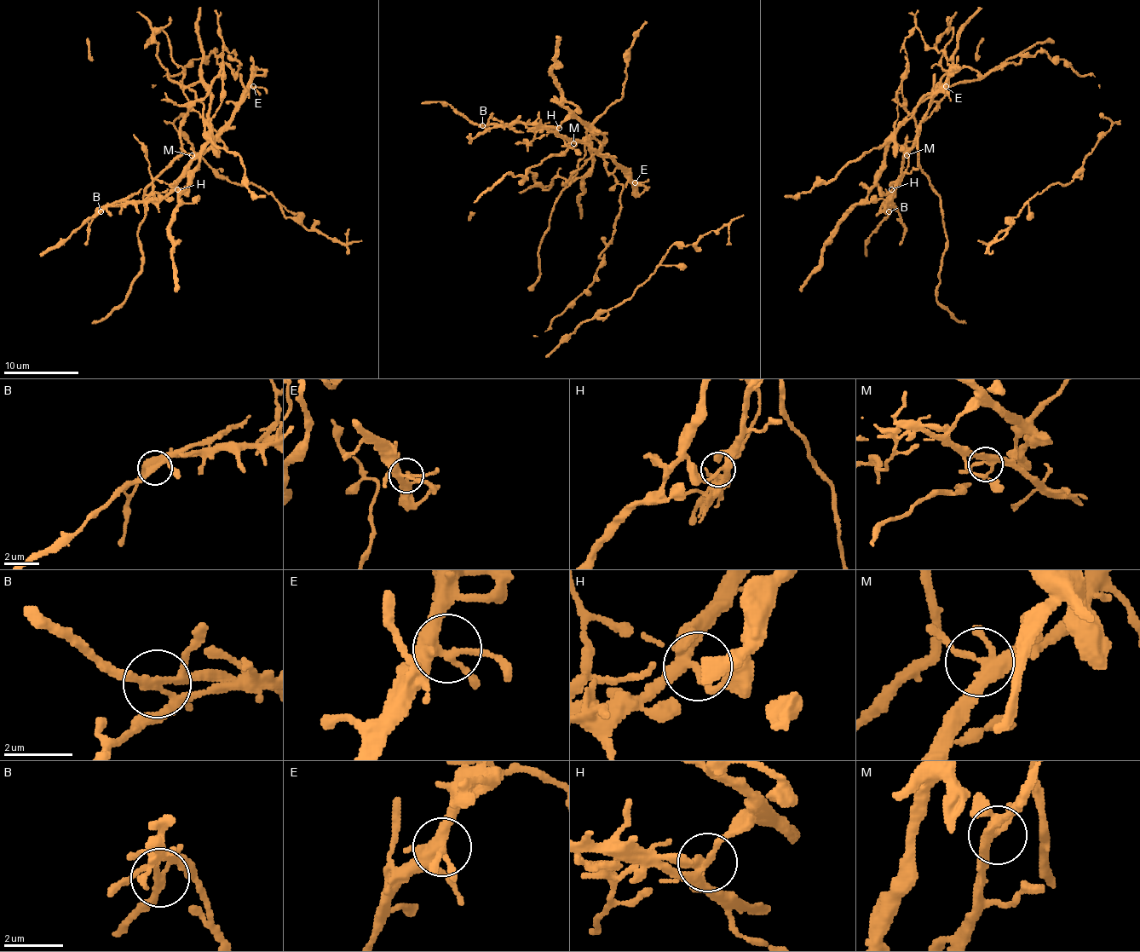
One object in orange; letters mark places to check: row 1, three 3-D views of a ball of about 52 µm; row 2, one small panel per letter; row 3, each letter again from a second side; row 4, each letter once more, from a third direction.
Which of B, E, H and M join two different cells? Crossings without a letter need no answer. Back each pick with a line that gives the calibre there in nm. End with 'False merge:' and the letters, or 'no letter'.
B: calibre 220 nm
H: calibre 260 nm
False merge: B, H

